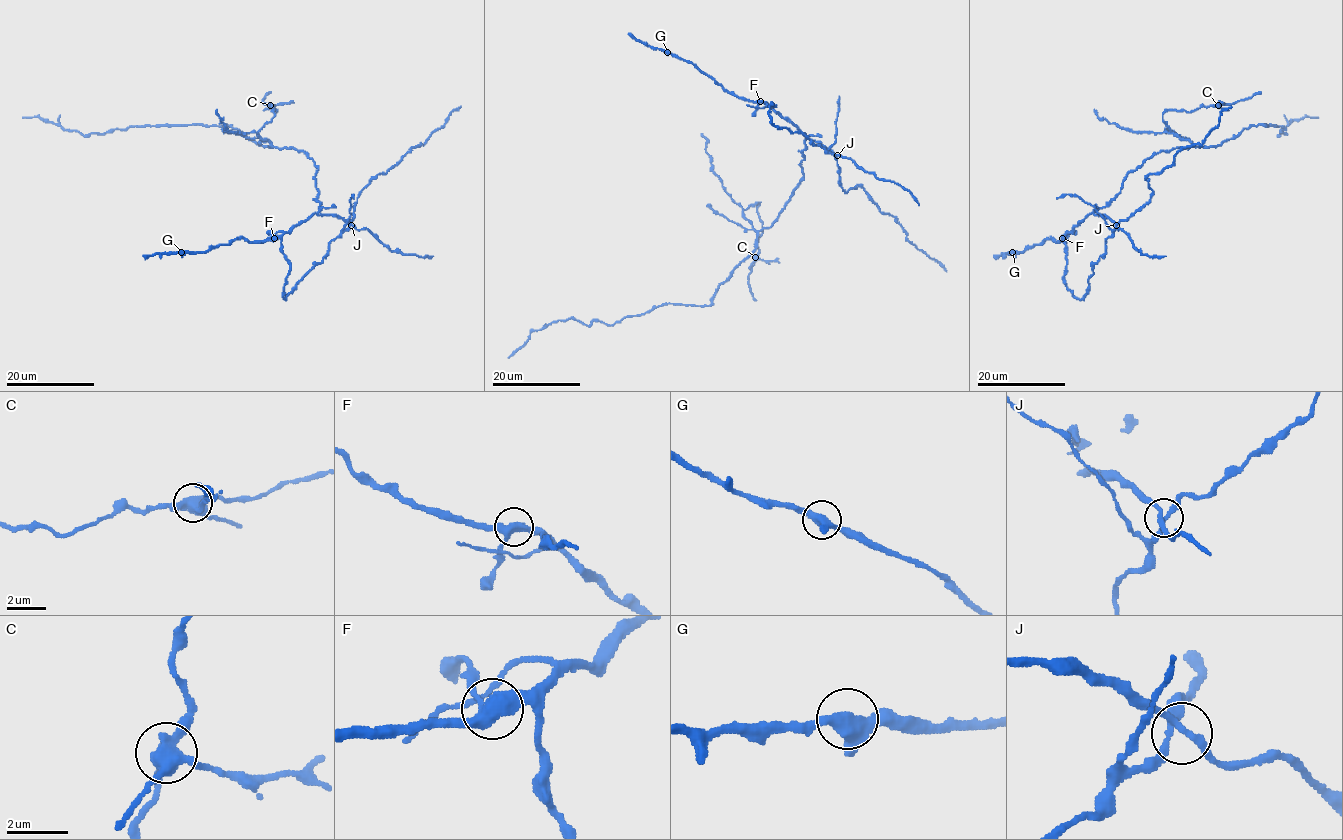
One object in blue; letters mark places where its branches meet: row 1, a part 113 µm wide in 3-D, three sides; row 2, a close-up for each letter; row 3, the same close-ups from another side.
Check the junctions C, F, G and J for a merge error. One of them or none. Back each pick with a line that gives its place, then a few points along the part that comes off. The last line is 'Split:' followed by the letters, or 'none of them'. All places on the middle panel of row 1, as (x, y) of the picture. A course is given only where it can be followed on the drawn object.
C: place (755, 257); course (755, 257), (779, 263)
Split: C

